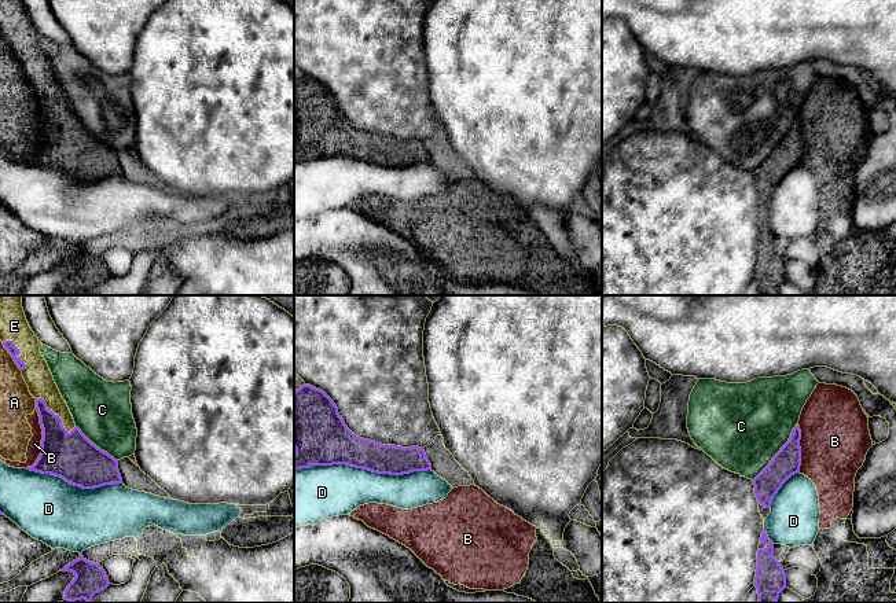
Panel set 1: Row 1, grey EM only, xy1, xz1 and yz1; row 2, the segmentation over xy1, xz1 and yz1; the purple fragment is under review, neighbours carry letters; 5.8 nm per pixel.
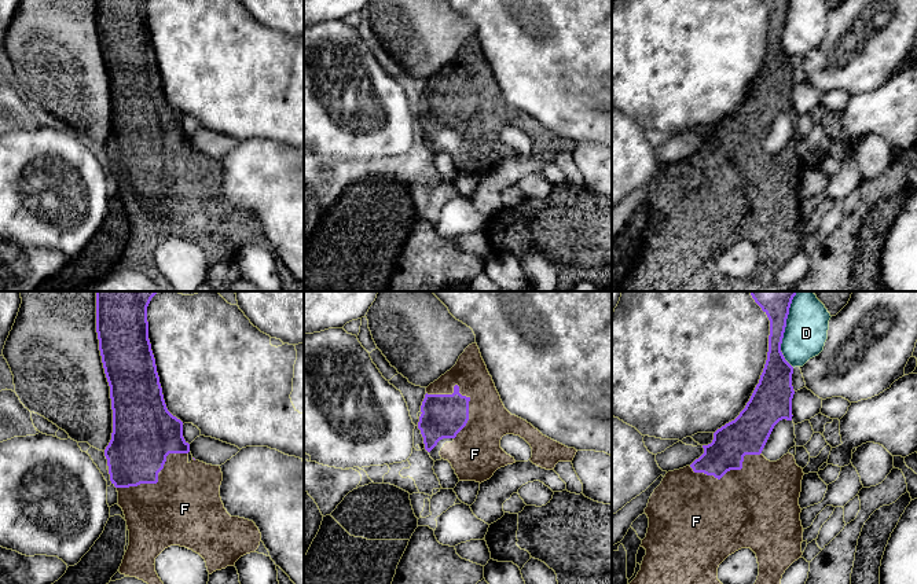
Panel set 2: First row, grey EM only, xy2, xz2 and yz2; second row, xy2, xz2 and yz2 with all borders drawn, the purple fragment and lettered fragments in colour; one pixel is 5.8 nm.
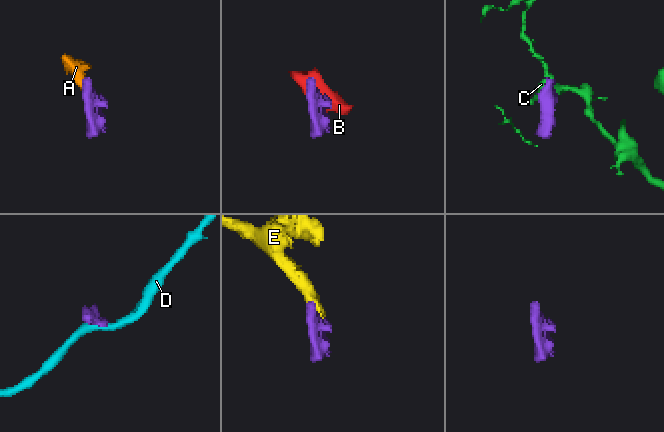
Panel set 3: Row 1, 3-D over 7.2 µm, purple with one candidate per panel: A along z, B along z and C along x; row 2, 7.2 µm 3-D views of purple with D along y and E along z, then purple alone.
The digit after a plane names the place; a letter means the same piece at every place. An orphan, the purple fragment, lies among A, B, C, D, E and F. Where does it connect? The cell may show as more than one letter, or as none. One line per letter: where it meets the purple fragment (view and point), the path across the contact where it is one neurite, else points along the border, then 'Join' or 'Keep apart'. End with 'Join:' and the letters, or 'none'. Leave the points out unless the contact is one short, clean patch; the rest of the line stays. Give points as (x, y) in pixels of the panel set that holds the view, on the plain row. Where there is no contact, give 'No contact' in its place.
A: Touches purple at xy1 (13, 50). Keep apart
B: Touches purple at xy1 (43, 131). Keep apart
C: Touches purple at yz1 (777, 146). Keep apart
D: Touches purple at xz1 (362, 160). Keep apart
E: Touches purple at xy1 (57, 107). Join
F: Touches purple at xz2 (468, 102). Join
Join: E, F

